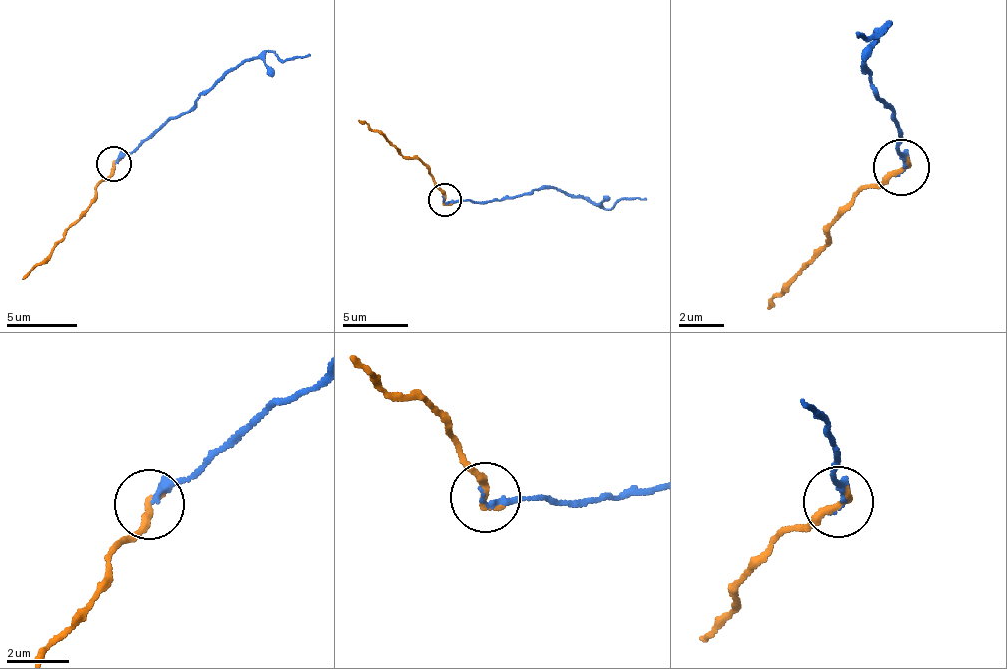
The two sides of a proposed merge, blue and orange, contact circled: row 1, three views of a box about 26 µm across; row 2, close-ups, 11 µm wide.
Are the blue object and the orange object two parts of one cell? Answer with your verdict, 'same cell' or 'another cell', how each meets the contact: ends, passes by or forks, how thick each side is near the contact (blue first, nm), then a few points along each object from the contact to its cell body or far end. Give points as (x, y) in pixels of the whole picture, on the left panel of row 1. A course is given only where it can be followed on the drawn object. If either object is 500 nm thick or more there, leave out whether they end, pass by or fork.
same cell | blue ends | orange ends | 220/280 nm | blue via (115, 163), (178, 119), (221, 80), (255, 57), (277, 53), (286, 59), (309, 53) | orange via (115, 163), (95, 188), (93, 203), (23, 280)

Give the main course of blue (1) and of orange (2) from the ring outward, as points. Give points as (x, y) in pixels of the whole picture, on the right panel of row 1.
1: (902, 166), (889, 109), (864, 53), (882, 29), (887, 28), (867, 36), (854, 30)
2: (902, 166), (857, 194), (841, 216), (830, 244), (766, 310)

